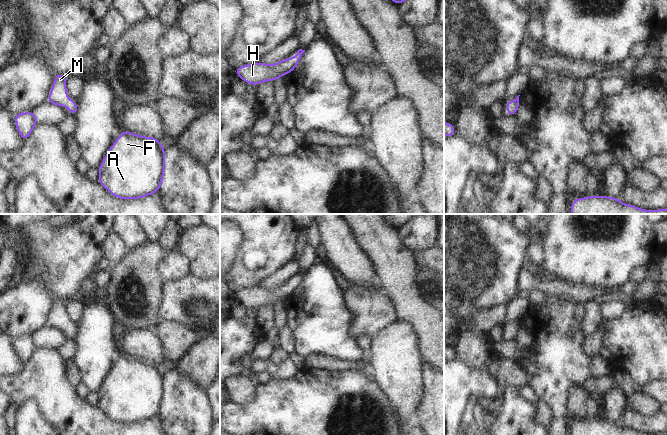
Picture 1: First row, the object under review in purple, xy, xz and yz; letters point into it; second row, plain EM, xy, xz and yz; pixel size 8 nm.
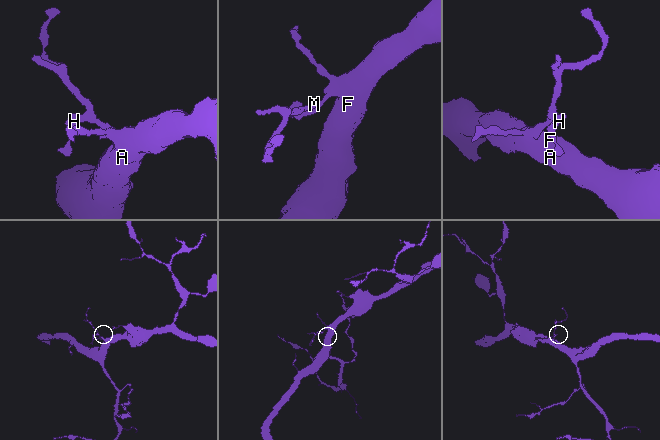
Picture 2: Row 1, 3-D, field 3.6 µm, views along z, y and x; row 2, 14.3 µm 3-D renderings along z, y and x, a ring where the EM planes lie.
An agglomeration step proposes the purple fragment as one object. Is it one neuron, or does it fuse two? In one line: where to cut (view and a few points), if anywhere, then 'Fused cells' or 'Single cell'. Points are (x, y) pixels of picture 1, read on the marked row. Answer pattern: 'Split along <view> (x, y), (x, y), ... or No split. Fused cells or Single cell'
No split. Single cell.

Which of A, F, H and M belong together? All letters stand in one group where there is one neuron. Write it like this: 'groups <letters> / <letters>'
groups A F H M

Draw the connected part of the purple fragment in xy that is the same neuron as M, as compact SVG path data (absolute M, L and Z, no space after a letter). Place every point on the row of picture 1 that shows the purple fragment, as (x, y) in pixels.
M56 73L53 87L50 91L47 102L58 106L69 107L70 114L77 115L77 101L71 101L66 90L66 76Z

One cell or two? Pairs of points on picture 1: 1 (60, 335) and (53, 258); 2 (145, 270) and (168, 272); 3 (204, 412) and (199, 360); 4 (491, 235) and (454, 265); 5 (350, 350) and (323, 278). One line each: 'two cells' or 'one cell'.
1: two cells
2: two cells
3: two cells
4: one cell
5: one cell

